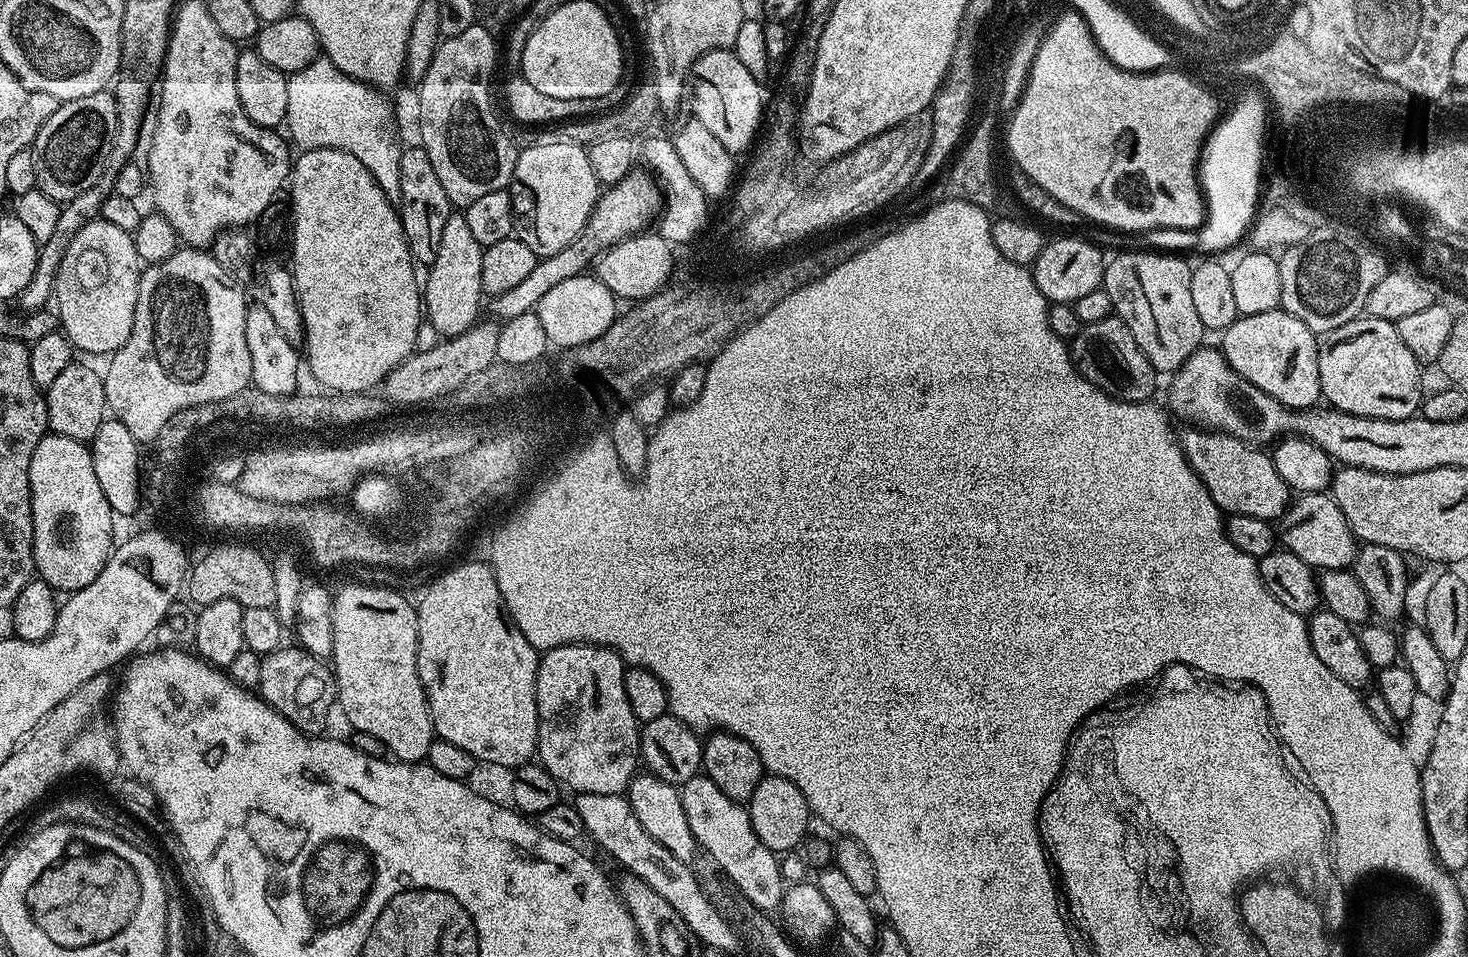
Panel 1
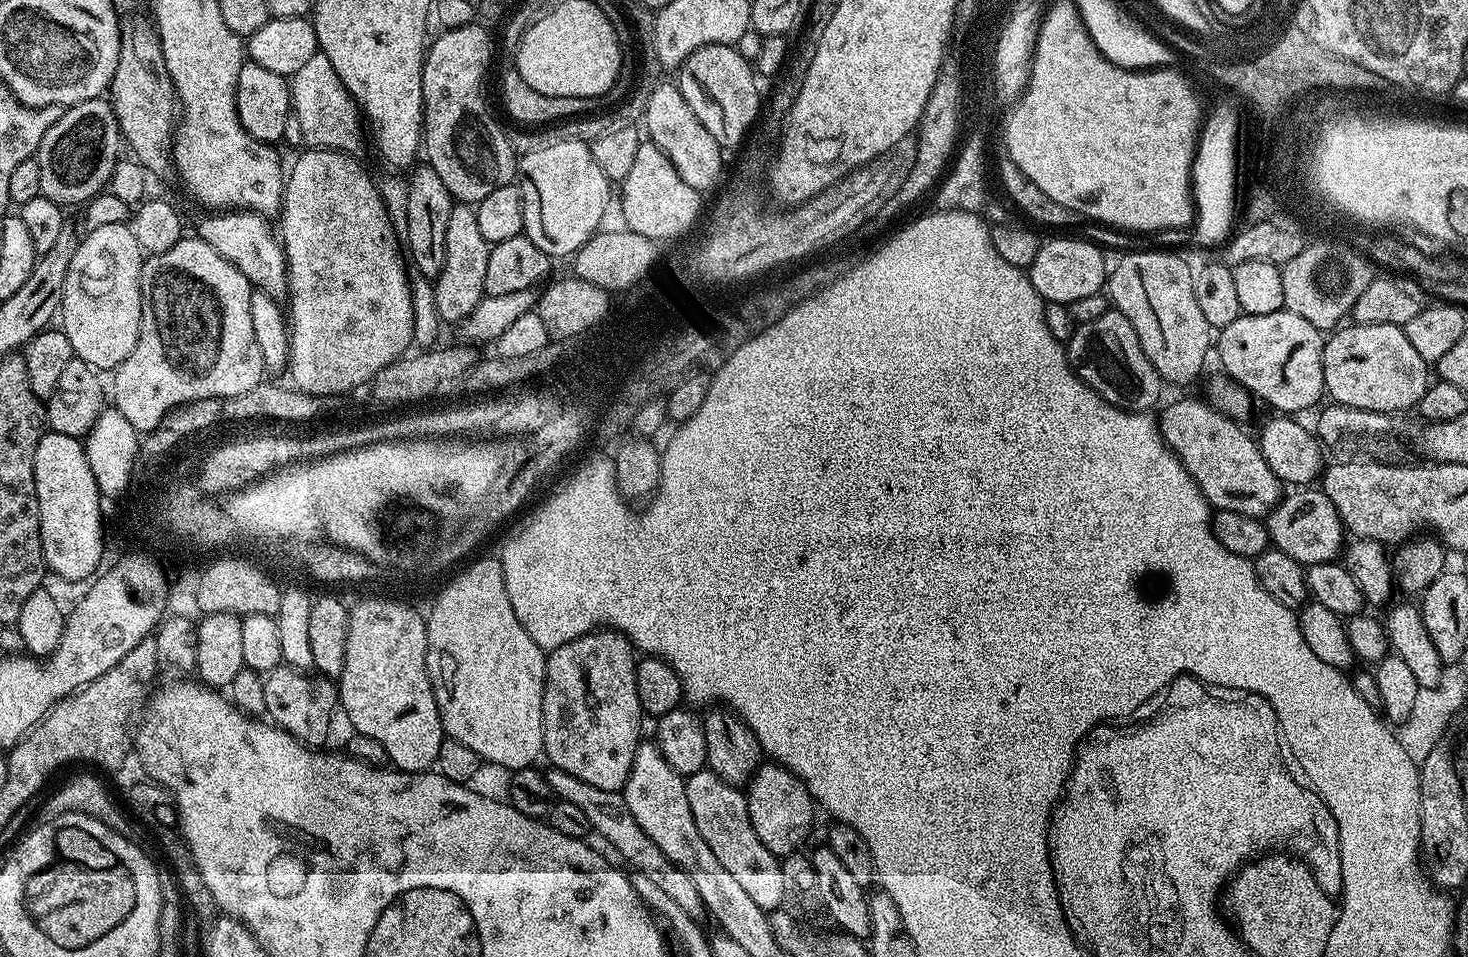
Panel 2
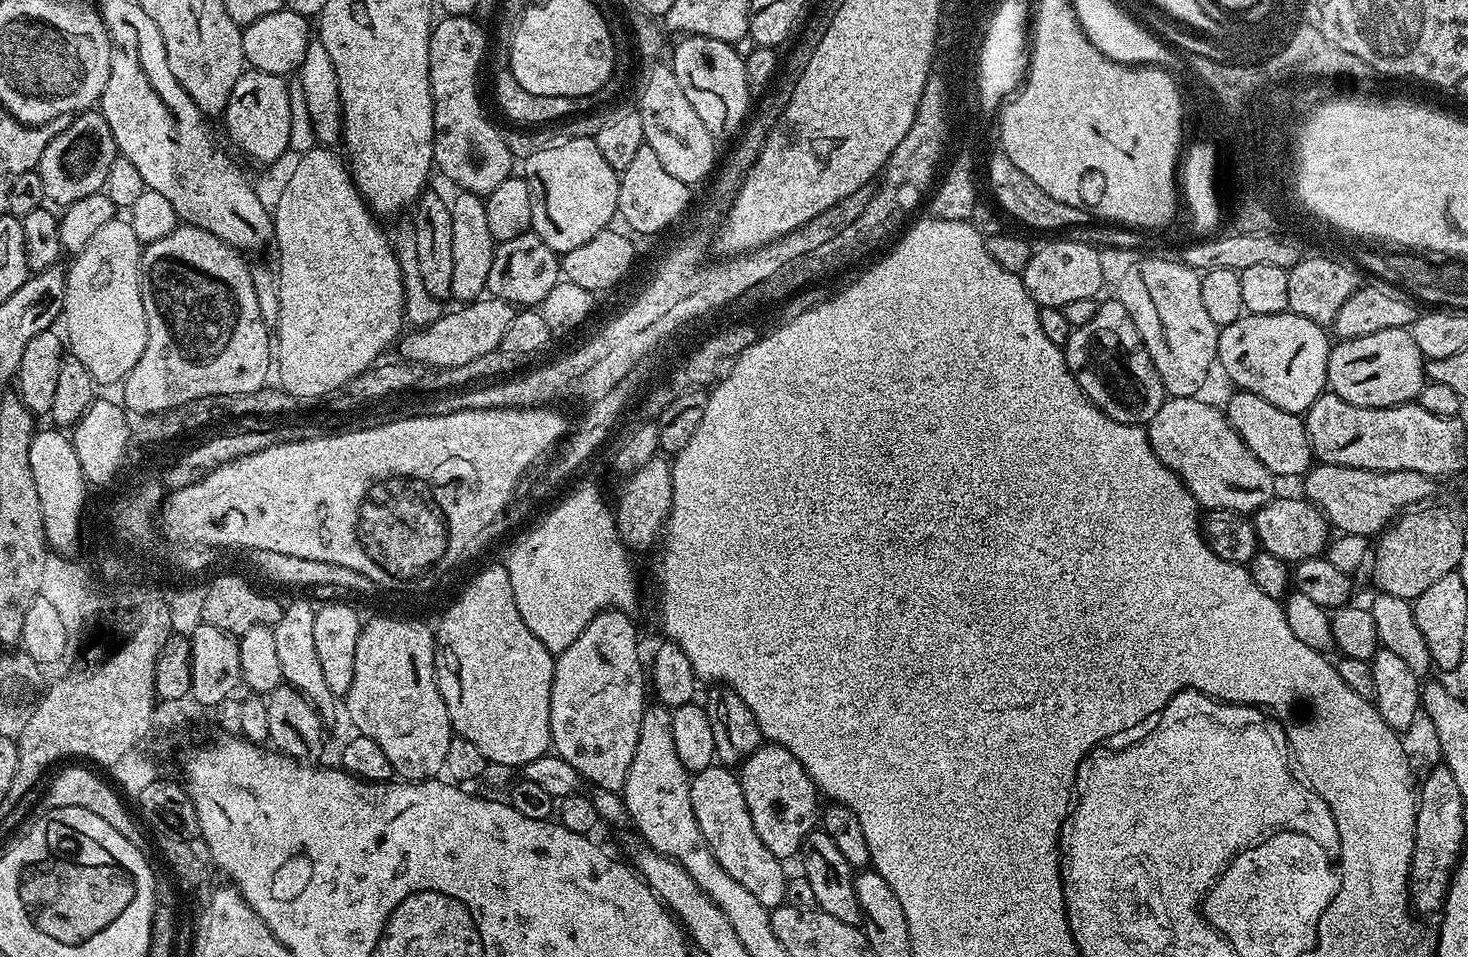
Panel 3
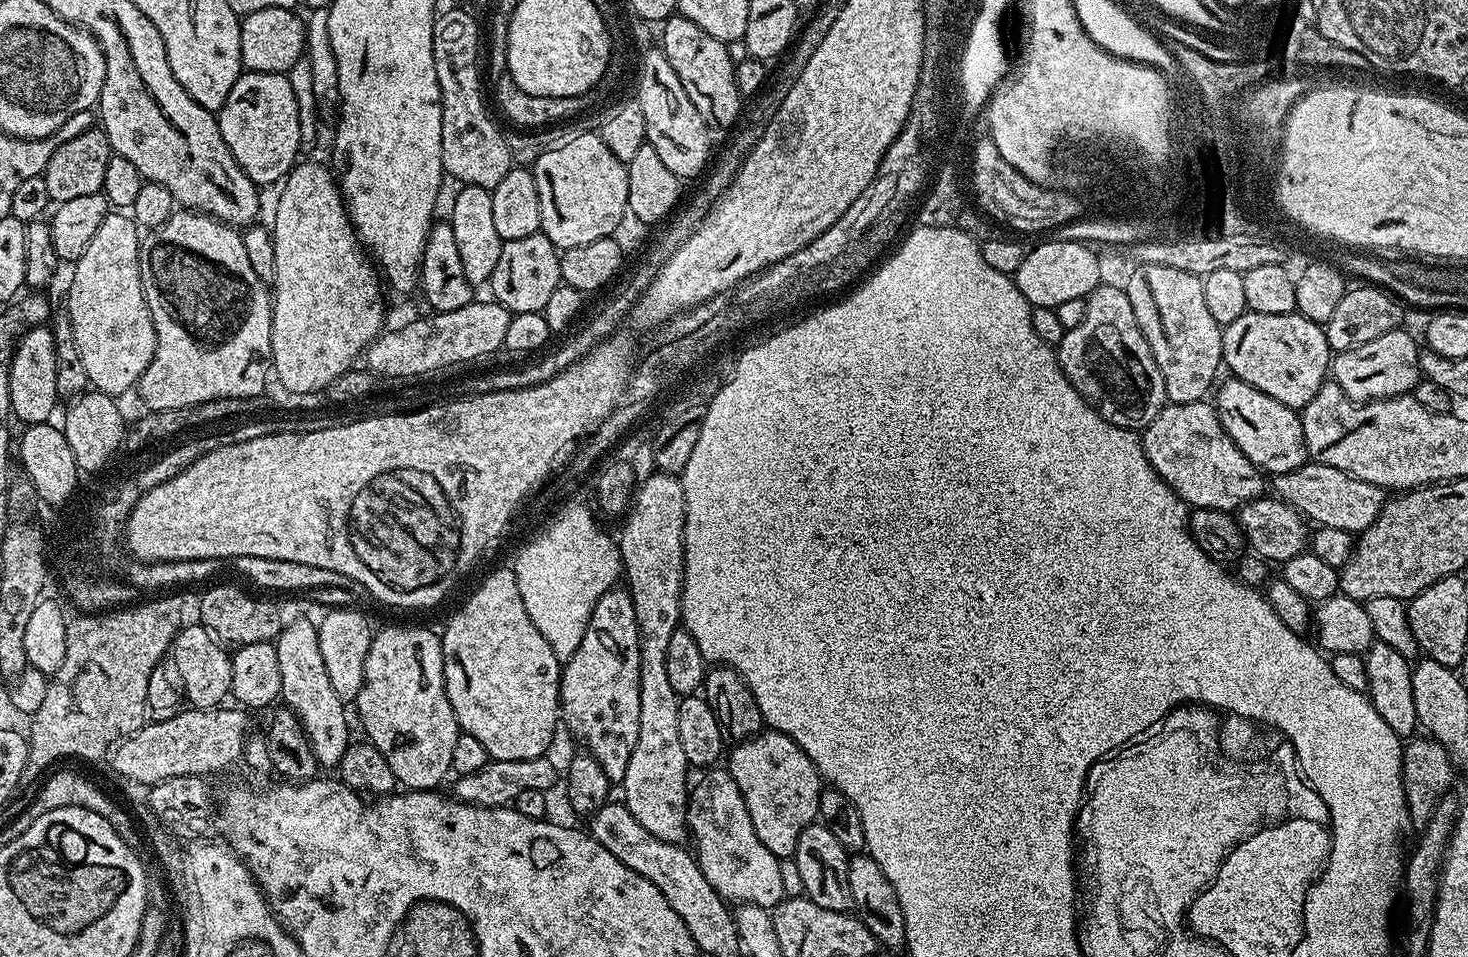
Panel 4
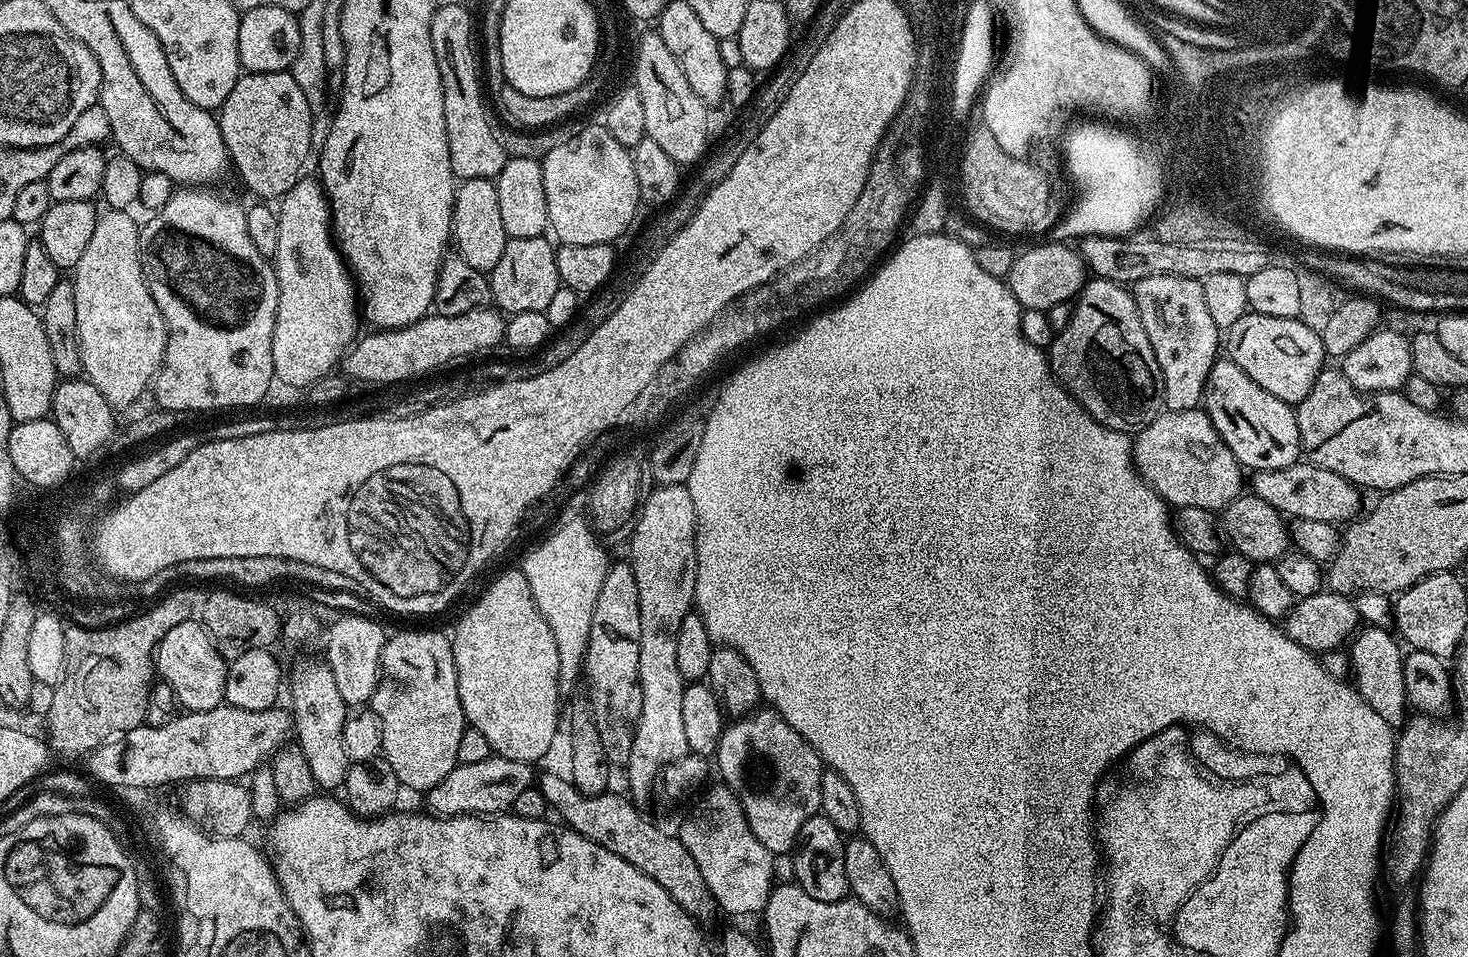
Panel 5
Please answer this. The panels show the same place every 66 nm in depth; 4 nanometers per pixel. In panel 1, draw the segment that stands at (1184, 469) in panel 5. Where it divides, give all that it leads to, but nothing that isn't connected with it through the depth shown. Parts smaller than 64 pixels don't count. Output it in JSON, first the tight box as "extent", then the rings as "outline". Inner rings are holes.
{"extent":[1179,426,1290,522],"outline":[[[1196,426],[1185,427],[1185,432],[1179,433],[1180,449],[1186,454],[1190,466],[1202,478],[1210,498],[1225,514],[1250,514],[1250,518],[1262,518],[1273,522],[1279,521],[1288,511],[1290,489],[1282,482],[1282,474],[1274,466],[1271,455],[1263,447],[1247,444],[1225,432],[1201,430]]]}

